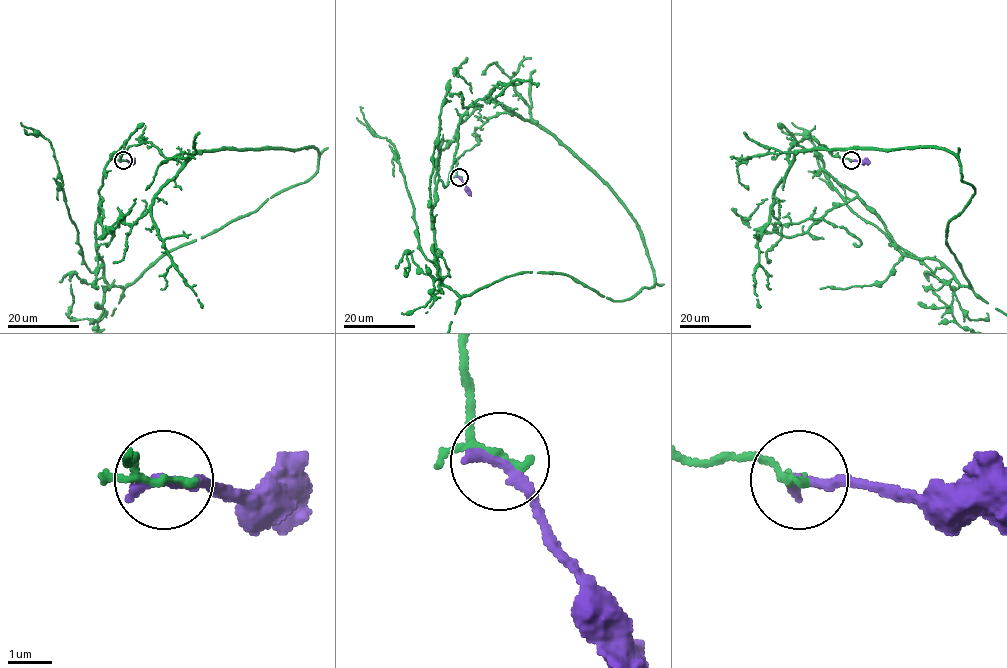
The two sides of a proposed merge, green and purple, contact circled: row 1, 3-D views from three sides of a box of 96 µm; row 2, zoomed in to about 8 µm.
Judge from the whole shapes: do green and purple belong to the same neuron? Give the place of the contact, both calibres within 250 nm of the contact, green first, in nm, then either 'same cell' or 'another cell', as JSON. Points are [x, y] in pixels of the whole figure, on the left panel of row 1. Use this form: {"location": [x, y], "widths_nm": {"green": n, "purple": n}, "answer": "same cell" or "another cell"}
{"location": [123, 160], "widths_nm": {"green": 150, "purple": 300}, "answer": "another cell"}

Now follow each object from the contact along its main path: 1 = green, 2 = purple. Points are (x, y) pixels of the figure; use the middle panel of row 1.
1: (459, 177), (491, 118), (541, 125), (654, 275), (613, 301), (519, 273), (451, 321)
2: (459, 177), (471, 196)

